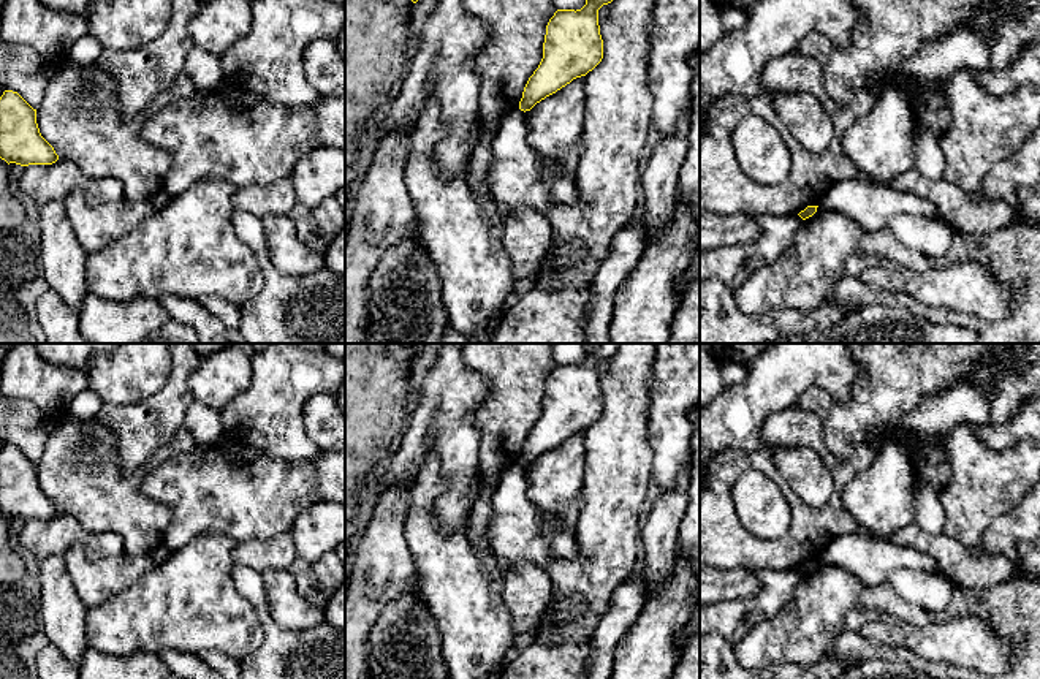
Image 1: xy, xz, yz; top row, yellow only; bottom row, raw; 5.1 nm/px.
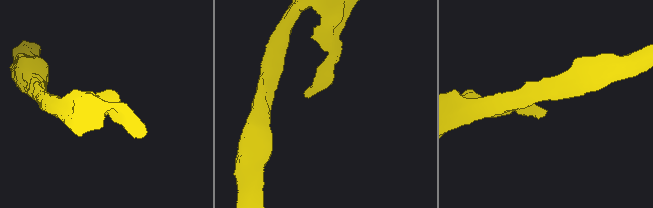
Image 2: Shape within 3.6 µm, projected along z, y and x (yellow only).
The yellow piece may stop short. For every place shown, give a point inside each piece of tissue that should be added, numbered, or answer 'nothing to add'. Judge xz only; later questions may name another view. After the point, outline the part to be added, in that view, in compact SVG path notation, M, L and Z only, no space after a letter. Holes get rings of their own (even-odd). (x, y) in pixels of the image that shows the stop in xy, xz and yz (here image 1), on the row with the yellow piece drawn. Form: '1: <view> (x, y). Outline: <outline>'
nothing to add

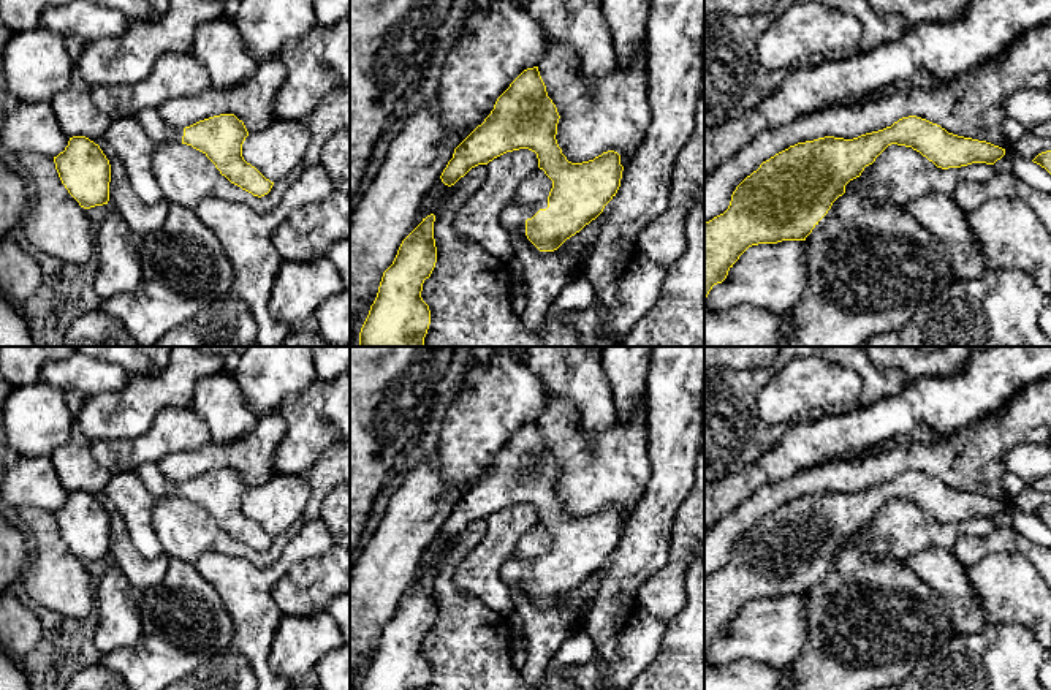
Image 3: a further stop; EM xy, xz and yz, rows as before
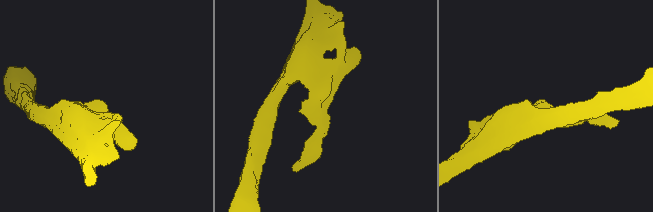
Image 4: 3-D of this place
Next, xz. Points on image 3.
1: xz (513, 217). Outline: M514 199L502 210L500 220L510 234L526 234L526 220L532 218L540 209L548 207L548 199L535 204L519 204Z

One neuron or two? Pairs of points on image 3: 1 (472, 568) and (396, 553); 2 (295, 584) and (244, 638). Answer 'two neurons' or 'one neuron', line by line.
1: two neurons
2: two neurons

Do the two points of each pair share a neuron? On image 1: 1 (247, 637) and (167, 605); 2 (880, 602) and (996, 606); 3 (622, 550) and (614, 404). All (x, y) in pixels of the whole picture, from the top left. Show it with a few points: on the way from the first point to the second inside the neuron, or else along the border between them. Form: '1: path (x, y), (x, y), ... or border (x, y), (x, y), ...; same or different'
1: path (227, 622), (187, 605); same
2: path (909, 614), (944, 616), (958, 606), (967, 606); same
3: path (618, 513), (618, 440); same

